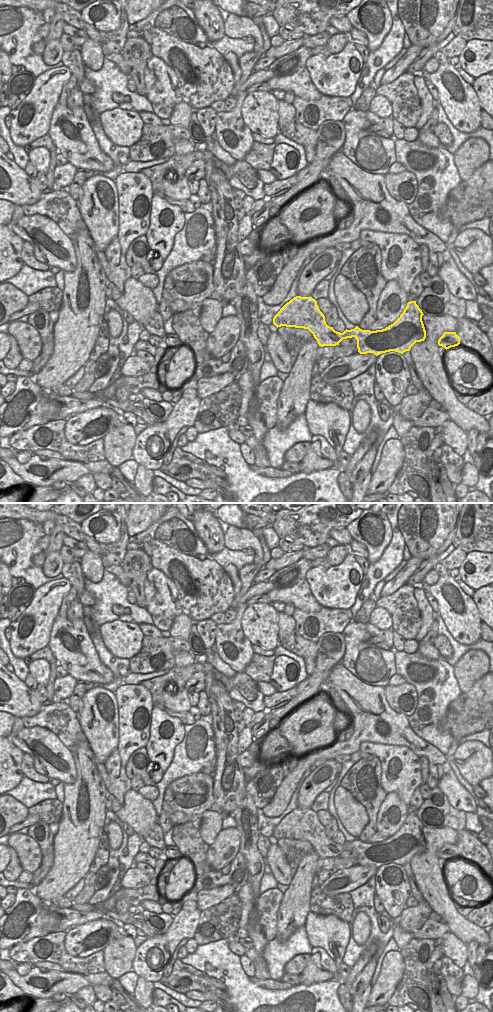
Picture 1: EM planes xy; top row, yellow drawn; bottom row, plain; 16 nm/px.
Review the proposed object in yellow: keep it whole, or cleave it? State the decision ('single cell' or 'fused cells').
single cell

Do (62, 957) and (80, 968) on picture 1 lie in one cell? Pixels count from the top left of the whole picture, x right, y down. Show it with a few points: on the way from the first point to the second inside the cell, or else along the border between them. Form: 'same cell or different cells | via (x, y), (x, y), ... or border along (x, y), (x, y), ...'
same cell | via (66, 961), (76, 965)

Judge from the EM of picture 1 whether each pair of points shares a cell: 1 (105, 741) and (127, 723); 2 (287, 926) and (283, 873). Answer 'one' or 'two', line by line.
1: two
2: two

